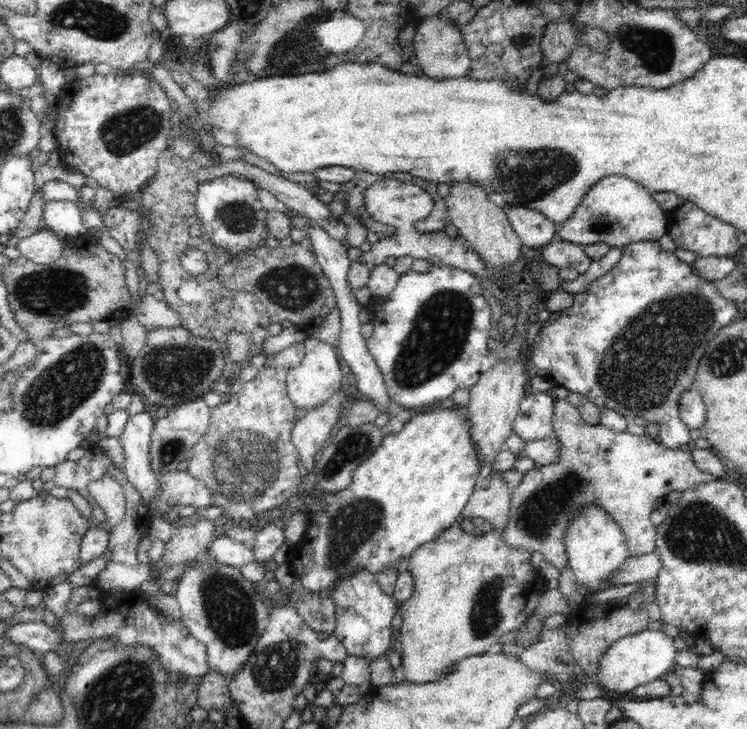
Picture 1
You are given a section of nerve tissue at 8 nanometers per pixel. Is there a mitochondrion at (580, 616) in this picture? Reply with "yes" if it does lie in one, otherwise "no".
no

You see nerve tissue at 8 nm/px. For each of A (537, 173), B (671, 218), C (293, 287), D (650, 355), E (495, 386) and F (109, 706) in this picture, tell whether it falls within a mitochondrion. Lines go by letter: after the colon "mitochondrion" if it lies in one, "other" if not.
A: mitochondrion
B: other
C: mitochondrion
D: mitochondrion
E: other
F: mitochondrion

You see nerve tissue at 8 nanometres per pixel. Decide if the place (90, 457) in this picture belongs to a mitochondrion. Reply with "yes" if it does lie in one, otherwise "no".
no

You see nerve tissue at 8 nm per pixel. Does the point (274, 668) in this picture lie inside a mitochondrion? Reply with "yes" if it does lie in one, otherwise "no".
yes

